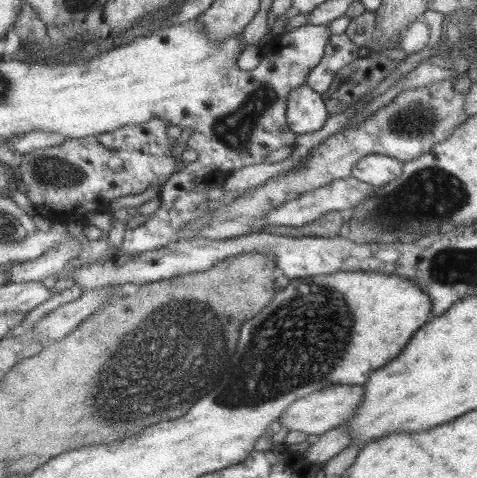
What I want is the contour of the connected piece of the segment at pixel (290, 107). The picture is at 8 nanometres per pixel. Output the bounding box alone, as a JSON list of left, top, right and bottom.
[286,84,329,135]

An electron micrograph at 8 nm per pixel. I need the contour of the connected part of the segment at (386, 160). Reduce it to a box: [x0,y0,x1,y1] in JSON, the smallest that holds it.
[350,154,403,186]

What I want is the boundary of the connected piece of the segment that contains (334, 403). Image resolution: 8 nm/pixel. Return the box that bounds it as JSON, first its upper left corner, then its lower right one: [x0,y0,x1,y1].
[274,385,364,436]

